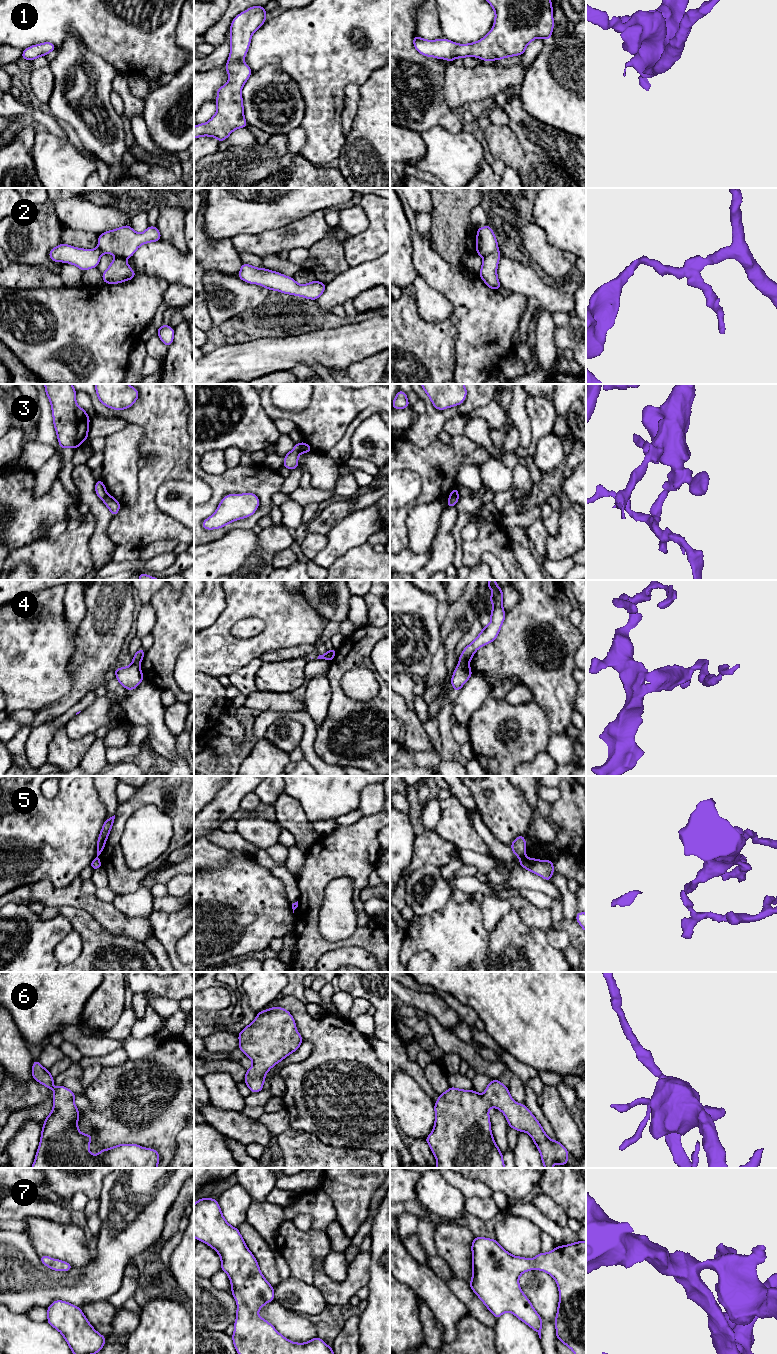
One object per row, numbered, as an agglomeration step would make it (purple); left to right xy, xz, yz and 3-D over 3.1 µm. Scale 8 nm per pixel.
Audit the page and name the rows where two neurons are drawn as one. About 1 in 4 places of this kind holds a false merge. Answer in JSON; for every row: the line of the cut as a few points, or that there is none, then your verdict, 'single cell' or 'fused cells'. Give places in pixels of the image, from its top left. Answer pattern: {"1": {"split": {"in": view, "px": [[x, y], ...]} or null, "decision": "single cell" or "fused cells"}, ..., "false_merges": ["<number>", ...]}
{"1": {"split": null, "decision": "single cell"}, "2": {"split": {"in": "yz", "px": [[497, 249], [483, 258]]}, "decision": "fused cells"}, "3": {"split": {"in": "xz", "px": [[300, 443], [300, 450], [302, 452]]}, "decision": "fused cells"}, "4": {"split": {"in": "yz", "px": [[459, 663], [467, 664]]}, "decision": "fused cells"}, "5": {"split": {"in": "yz", "px": [[523, 856], [520, 860]]}, "decision": "fused cells"}, "6": {"split": null, "decision": "single cell"}, "7": {"split": null, "decision": "single cell"}, "false_merges": ["2", "3", "4", "5"]}

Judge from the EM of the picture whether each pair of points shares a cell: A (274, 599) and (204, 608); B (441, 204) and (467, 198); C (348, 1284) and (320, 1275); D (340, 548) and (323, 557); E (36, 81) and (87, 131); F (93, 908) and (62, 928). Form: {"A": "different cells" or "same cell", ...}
{"A": "different cells", "B": "same cell", "C": "same cell", "D": "same cell", "E": "different cells", "F": "different cells"}

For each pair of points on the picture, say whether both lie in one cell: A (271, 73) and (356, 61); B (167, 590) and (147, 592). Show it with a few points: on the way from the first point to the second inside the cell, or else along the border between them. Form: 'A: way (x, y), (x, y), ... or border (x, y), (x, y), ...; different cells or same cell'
A: border (257, 70), (266, 65), (277, 65), (282, 70); different cells
B: border (160, 590), (150, 601); different cells

